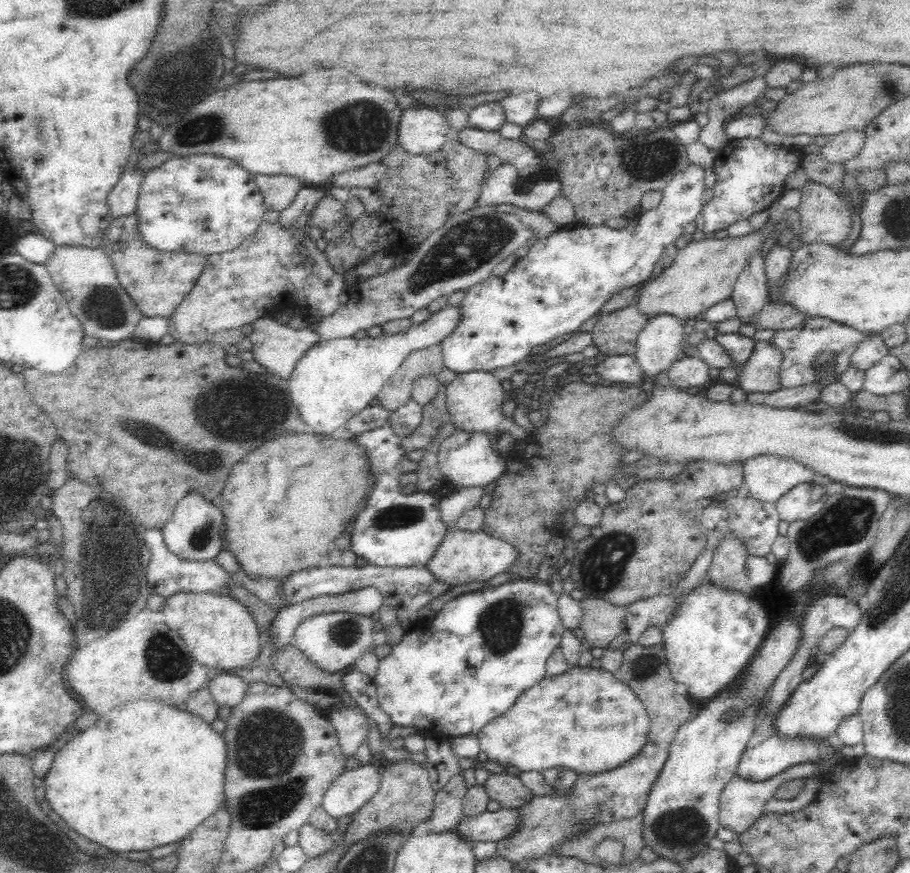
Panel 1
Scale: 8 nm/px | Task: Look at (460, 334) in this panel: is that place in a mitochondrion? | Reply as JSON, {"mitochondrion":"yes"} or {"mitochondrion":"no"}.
{"mitochondrion":"no"}

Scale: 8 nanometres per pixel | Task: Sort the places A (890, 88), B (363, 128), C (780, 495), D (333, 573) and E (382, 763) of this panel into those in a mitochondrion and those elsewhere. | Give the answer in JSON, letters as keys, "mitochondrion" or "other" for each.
{"A":"mitochondrion","B":"mitochondrion","C":"other","D":"other","E":"other"}

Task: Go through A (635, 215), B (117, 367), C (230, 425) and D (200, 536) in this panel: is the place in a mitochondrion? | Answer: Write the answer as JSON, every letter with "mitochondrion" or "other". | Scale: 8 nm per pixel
{"A":"other","B":"other","C":"mitochondrion","D":"mitochondrion"}

